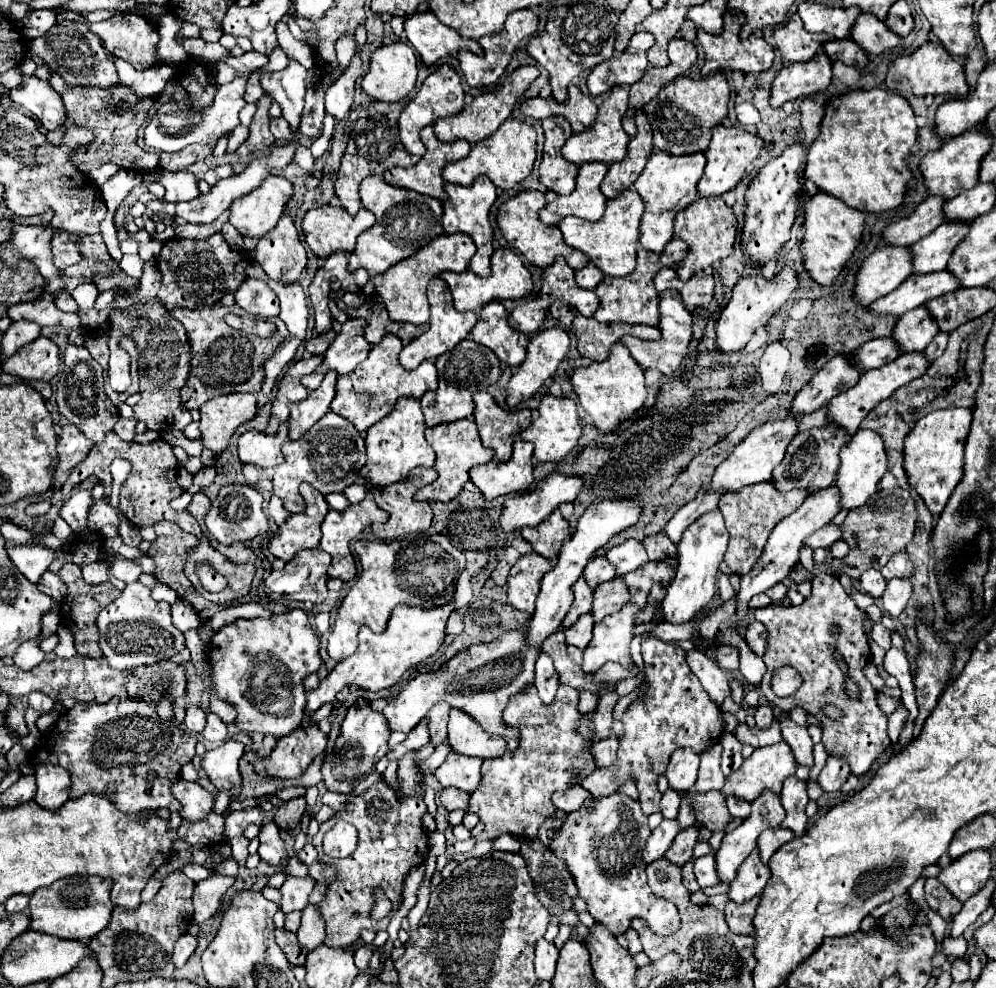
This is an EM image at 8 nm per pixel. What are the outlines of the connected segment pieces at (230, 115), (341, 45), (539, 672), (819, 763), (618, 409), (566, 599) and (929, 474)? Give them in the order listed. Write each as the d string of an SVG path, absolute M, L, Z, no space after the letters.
M251 50L245 52L241 56L229 56L225 60L227 66L237 70L237 78L231 84L219 86L217 96L213 100L213 104L203 110L203 112L187 112L185 104L163 104L155 116L151 118L151 122L145 128L145 144L155 150L155 152L179 152L185 146L193 144L193 142L203 142L203 144L211 144L215 146L215 142L225 134L231 132L237 124L239 124L239 110L247 104L243 100L243 92L245 92L245 82L249 80L249 76L253 74L253 70L261 68L263 64L267 64L267 56Z
M345 34L343 38L339 38L337 42L337 70L339 68L347 68L349 66L349 60L351 60L351 54L353 54L353 48L355 48L355 40L353 40L353 34Z
M541 652L535 662L535 686L539 690L539 698L545 704L551 704L559 686L559 674L553 666L553 660L545 652Z
M815 744L815 764L813 764L813 768L811 770L815 770L815 772L821 772L823 770L823 766L825 766L825 760L827 760L827 750L825 750L825 744Z
M617 342L605 362L593 362L585 368L577 368L571 376L571 386L579 396L579 402L587 414L591 414L593 424L601 432L613 432L623 420L639 412L647 400L647 388L641 366L631 358L629 350Z
M603 500L595 506L591 506L589 510L585 510L585 514L579 518L577 522L577 530L571 536L569 542L565 542L565 546L561 546L559 556L557 556L557 566L551 568L541 582L541 592L537 596L537 610L529 620L527 626L527 638L525 644L539 648L553 632L559 630L571 602L573 602L573 594L571 594L571 584L581 576L581 572L585 570L585 564L589 562L589 556L595 554L603 544L609 542L609 538L613 538L617 532L633 526L639 520L641 514L641 506L629 500Z
M969 408L935 410L923 416L911 430L905 442L905 472L909 484L921 494L931 514L941 514L951 492L963 478L963 448L971 426Z

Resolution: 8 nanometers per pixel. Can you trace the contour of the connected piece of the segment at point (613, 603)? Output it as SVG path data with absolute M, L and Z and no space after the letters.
M621 578L601 582L593 592L593 620L601 622L607 614L617 612L623 606L623 602L627 602L627 586L623 586Z

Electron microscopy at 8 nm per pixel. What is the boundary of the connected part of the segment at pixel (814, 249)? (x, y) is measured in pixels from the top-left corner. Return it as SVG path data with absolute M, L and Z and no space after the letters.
M819 192L811 196L805 204L805 238L801 244L801 254L805 258L805 268L815 282L821 286L833 286L841 274L845 262L851 258L853 250L859 246L865 230L865 214L861 210L849 208L839 198Z

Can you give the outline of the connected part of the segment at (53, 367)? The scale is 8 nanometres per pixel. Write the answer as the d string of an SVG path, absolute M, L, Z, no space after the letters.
M39 336L37 340L17 350L11 358L7 358L1 364L1 370L25 380L49 382L59 372L59 364L61 356L57 344L47 336Z

